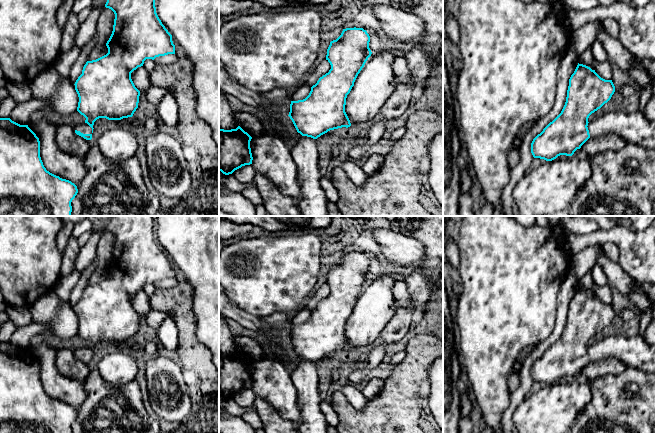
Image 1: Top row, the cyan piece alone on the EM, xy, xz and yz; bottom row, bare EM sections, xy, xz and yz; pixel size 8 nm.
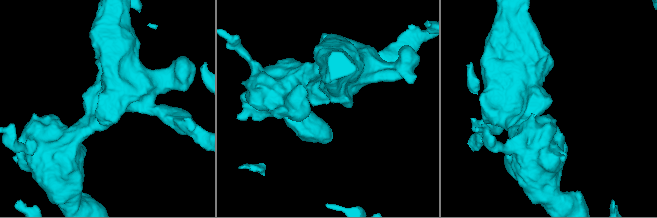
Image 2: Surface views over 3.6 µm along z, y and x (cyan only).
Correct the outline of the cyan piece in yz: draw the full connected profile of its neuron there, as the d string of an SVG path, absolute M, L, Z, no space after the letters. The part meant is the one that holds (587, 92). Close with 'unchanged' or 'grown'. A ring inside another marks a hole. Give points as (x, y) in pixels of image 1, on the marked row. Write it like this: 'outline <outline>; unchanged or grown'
outline M578 63L569 79L566 102L561 113L531 143L533 157L552 161L560 155L572 156L590 137L609 133L618 135L628 143L655 149L655 120L647 120L640 111L635 113L613 111L604 113L591 122L588 121L589 116L607 103L614 92L612 80L605 80L595 70Z; grown

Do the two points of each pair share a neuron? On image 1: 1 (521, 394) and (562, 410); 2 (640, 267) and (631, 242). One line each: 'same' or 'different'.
1: different
2: same

